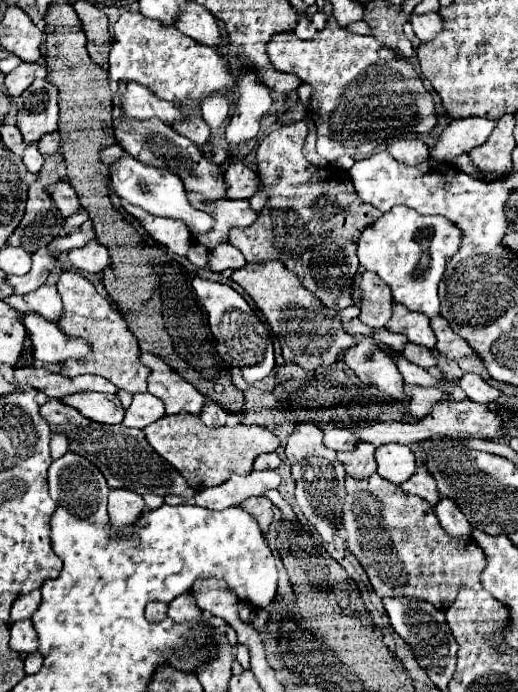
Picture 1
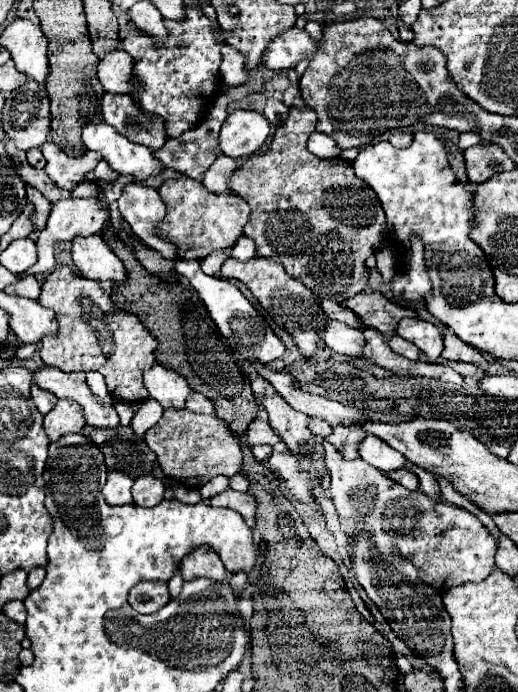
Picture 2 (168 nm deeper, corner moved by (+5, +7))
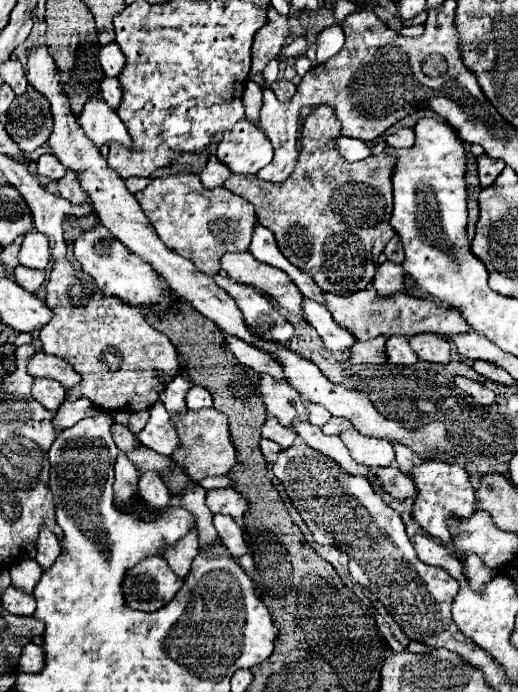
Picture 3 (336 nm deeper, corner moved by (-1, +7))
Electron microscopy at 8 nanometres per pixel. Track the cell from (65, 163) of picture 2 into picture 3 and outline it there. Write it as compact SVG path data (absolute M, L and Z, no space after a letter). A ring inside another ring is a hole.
M66 172L66 176L56 182L56 188L58 188L60 196L70 200L72 204L84 204L88 198L86 192L82 192L78 180L74 180L74 172Z

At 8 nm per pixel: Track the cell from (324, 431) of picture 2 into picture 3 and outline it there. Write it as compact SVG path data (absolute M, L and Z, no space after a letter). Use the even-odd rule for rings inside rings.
M308 404L306 410L308 410L308 422L314 426L324 426L332 418L330 412L326 412L326 408L322 408L318 404Z

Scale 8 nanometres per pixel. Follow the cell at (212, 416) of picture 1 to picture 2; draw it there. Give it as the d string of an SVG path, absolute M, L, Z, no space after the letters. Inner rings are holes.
M192 392L192 394L188 396L186 408L192 410L192 412L196 412L196 414L216 414L212 400L204 398L204 394L198 394L198 392Z

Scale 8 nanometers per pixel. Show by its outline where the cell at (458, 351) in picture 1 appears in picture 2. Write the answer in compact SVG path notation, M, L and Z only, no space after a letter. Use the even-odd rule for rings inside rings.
M444 328L444 350L442 350L442 358L446 360L462 360L462 362L472 362L478 364L480 368L486 368L488 362L482 356L480 350L464 344L450 328Z

